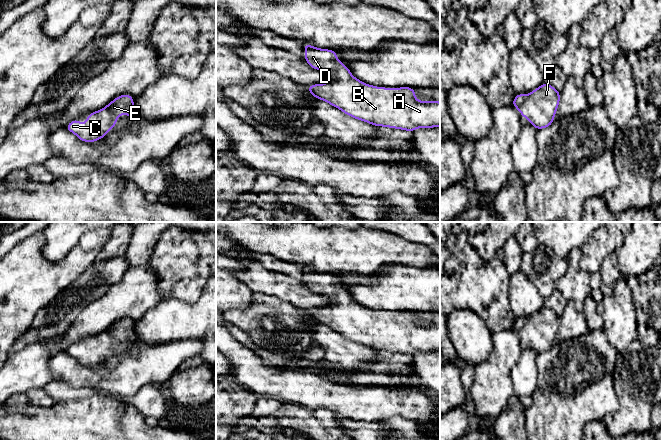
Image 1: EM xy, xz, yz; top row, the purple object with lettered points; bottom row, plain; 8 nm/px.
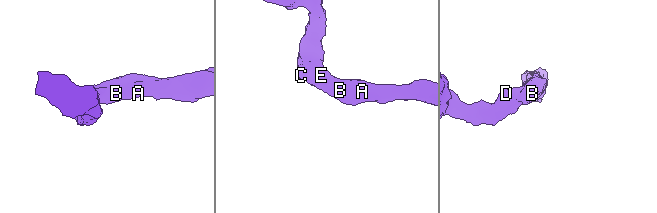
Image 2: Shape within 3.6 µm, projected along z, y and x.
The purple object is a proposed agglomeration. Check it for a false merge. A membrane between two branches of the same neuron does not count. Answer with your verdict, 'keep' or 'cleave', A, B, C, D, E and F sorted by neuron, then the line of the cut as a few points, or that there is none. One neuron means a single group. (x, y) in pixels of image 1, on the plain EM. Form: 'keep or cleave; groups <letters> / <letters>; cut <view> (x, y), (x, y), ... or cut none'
keep; groups A B C D E F; cut none

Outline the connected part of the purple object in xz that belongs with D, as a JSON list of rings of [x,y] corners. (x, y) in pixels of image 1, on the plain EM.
[[[303,268],[302,271],[306,275],[304,283],[308,289],[329,298],[328,307],[307,311],[315,322],[326,325],[343,337],[374,350],[411,356],[416,352],[440,351],[440,326],[417,324],[415,314],[411,311],[384,312],[365,308],[355,302],[348,291],[337,283],[336,274],[319,273],[306,268]]]

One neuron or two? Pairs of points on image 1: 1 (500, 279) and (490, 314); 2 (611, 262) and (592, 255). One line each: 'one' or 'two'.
1: one
2: two

